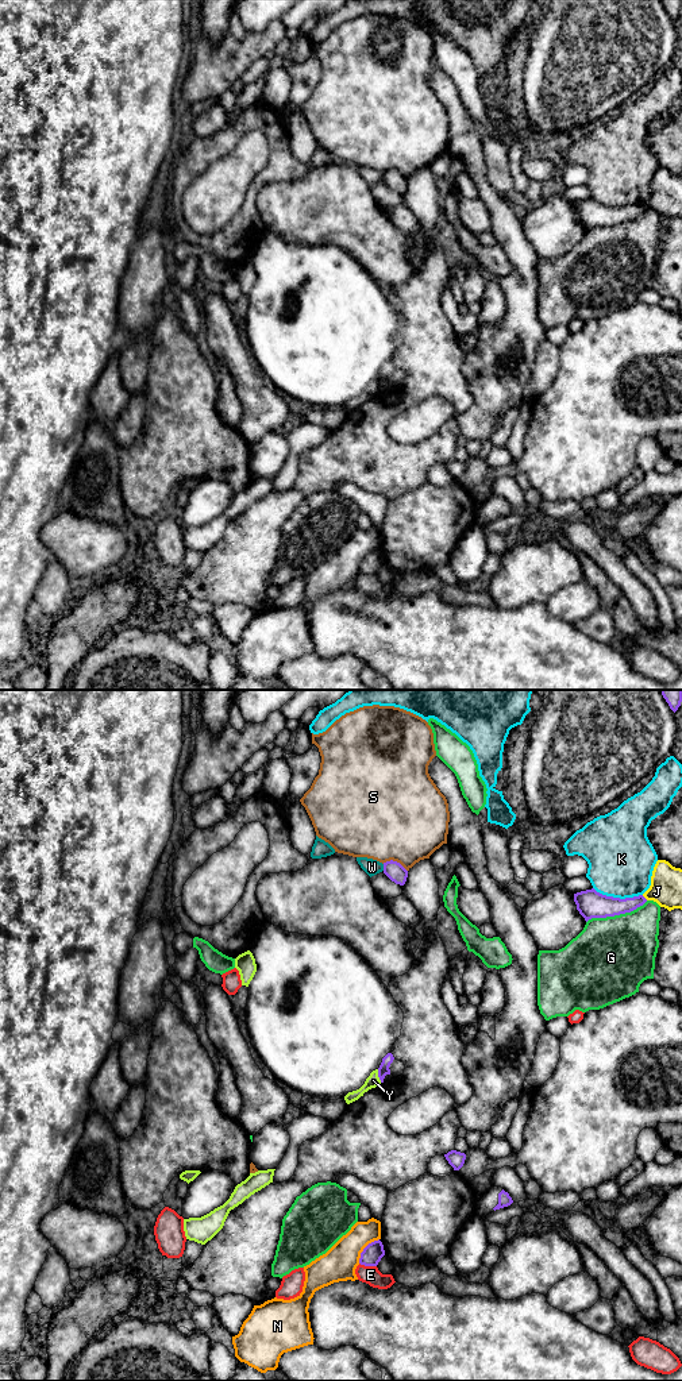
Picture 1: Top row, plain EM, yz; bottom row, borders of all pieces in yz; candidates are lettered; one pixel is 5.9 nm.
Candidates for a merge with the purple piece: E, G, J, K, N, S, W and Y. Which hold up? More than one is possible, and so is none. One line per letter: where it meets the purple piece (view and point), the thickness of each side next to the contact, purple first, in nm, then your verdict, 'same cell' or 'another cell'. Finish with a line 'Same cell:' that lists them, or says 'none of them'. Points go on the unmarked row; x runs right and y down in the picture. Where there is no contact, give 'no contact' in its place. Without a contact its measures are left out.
E: yz (368, 574) | 120/110 nm | another cell
G: yz (616, 223) | 160/480 nm | another cell
J: yz (643, 205) | 140/190 nm | another cell
K: yz (617, 207) | 160/400 nm | another cell
N: yz (363, 558) | 120/200 nm | another cell
S: yz (395, 170) | 110/500 nm | another cell
W: yz (384, 176) | 110/100 nm | another cell
Y: yz (378, 385) | 70/80 nm | another cell
Same cell: none of them

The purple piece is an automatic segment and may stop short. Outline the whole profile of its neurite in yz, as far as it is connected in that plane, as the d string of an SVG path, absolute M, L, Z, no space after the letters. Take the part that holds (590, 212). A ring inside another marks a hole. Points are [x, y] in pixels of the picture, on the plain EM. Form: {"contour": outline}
{"contour": "M594 197L574 202L577 219L587 231L592 227L606 227L631 221L643 215L647 208L643 204L633 207L613 207L597 201Z"}

